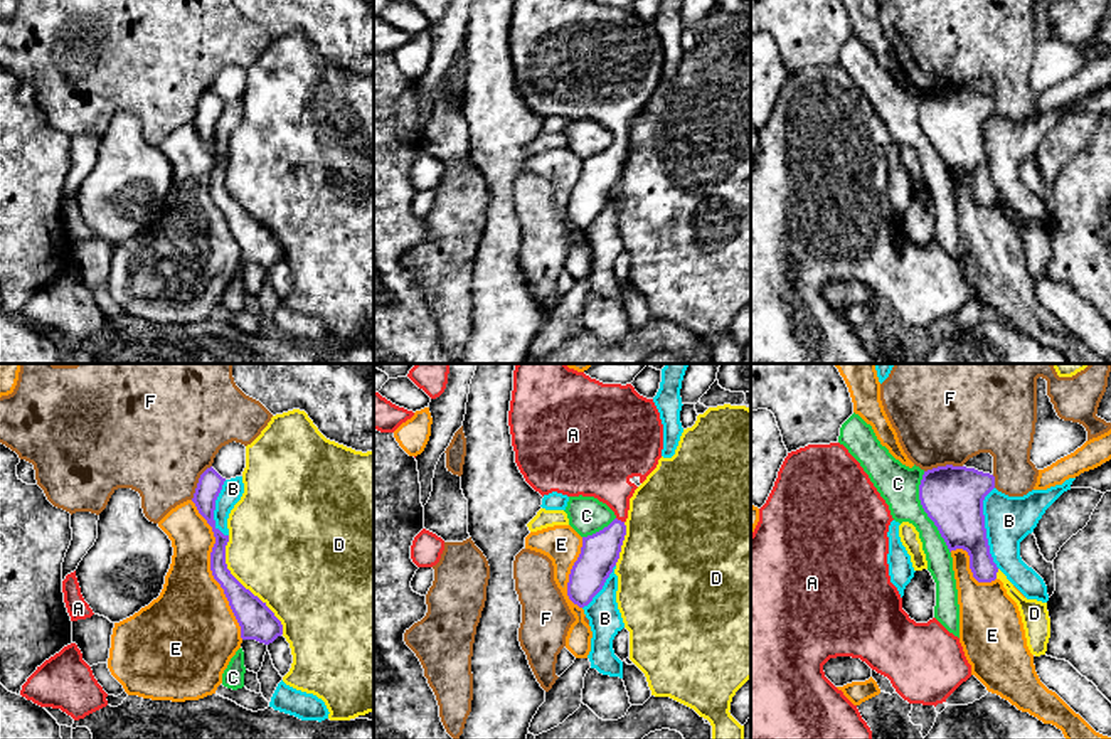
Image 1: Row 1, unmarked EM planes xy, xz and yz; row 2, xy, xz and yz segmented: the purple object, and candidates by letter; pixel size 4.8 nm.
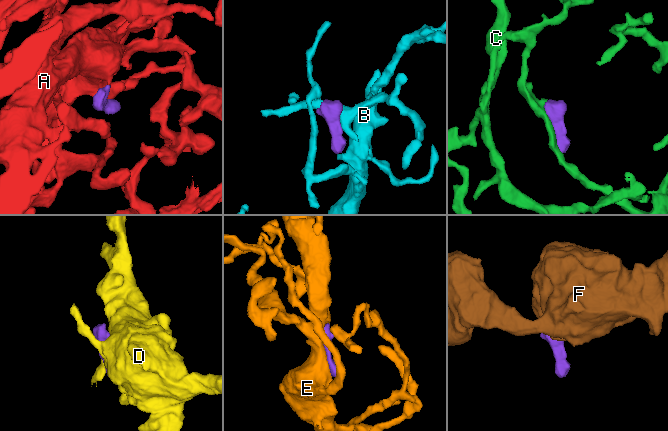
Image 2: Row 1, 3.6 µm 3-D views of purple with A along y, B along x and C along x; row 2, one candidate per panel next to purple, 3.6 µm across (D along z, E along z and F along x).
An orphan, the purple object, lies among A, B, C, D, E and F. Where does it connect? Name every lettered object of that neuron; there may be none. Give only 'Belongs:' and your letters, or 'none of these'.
Belongs: A

